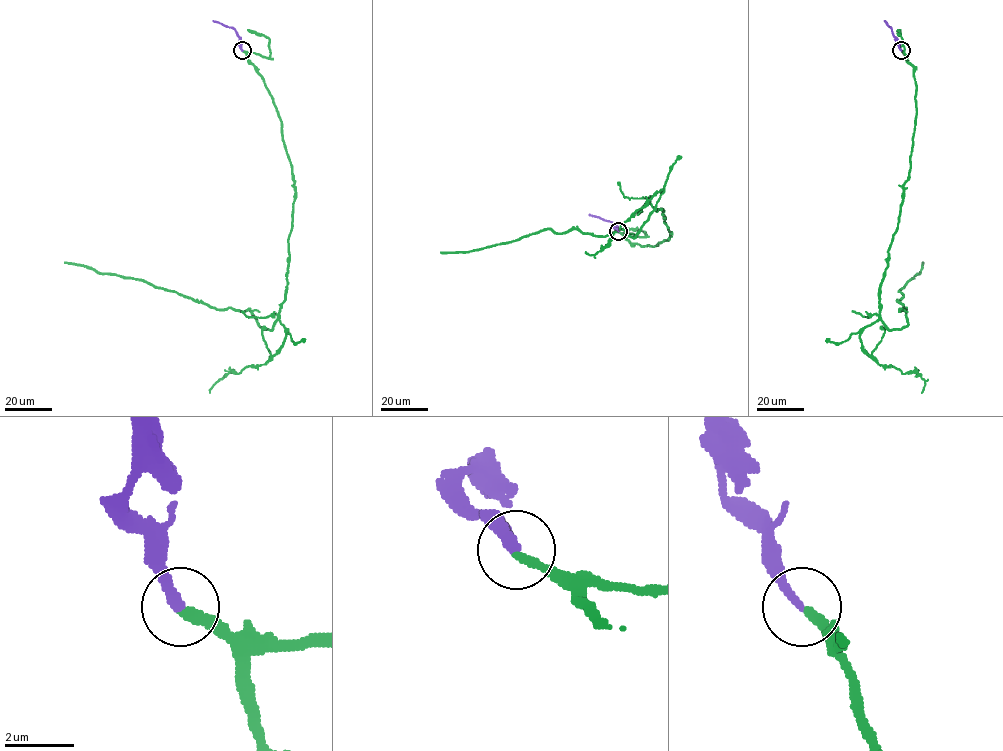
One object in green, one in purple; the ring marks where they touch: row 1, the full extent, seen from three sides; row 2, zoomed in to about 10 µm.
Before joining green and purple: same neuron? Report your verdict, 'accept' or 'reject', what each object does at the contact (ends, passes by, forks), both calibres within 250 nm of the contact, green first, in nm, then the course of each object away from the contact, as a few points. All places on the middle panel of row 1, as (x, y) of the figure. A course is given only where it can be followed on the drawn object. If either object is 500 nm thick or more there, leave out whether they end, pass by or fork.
accept | green ends | purple ends | 240/260 nm | green via (618, 231), (653, 247), (671, 233), (657, 209), (635, 237), (544, 228), (440, 253) | purple via (618, 231), (612, 222), (589, 214)

